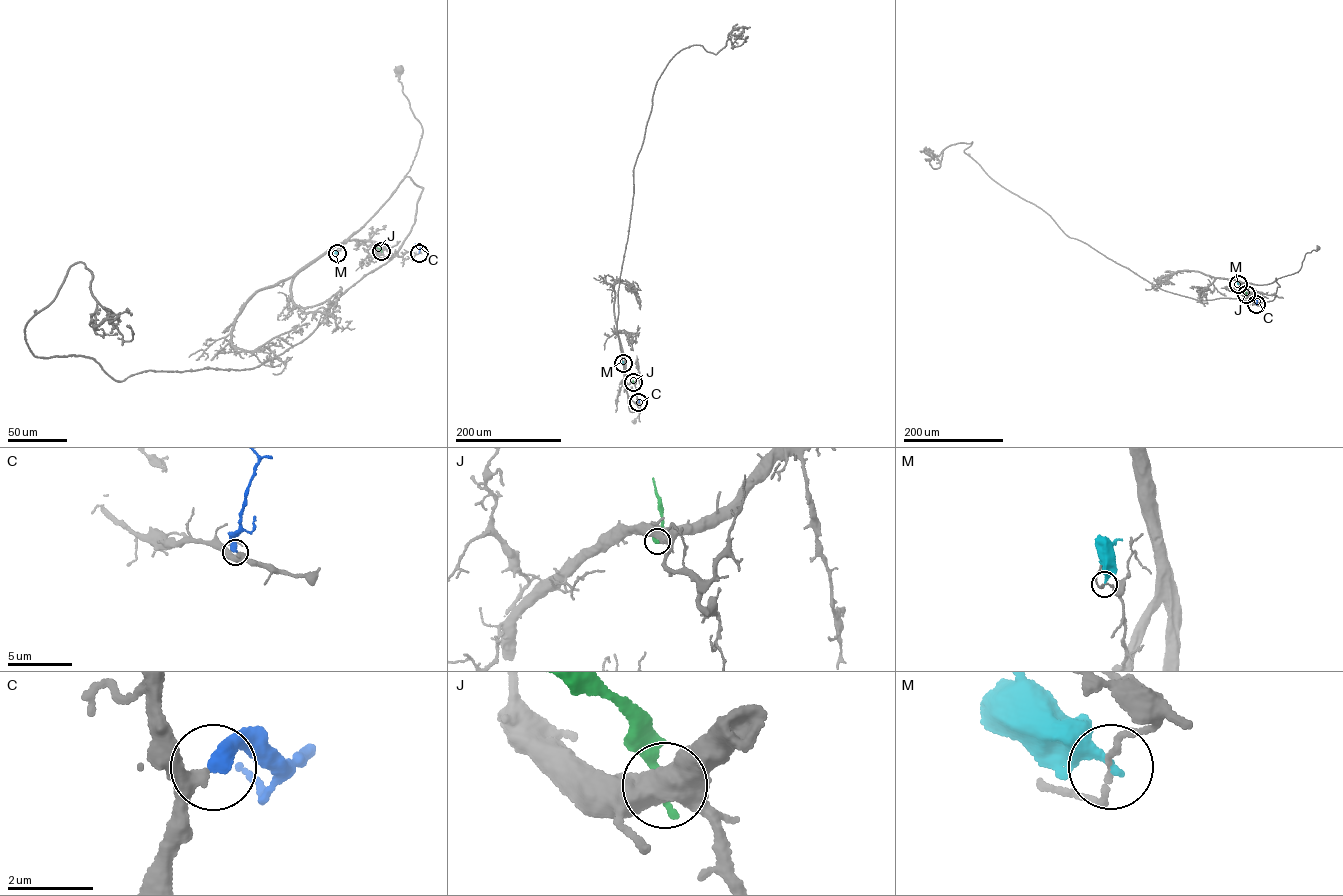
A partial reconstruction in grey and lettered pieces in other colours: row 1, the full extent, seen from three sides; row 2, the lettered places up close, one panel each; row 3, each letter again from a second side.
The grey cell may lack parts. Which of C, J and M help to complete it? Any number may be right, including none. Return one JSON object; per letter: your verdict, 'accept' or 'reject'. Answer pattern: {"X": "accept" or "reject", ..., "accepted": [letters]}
{"C": "accept", "J": "reject", "M": "reject", "accepted": ["C"]}

